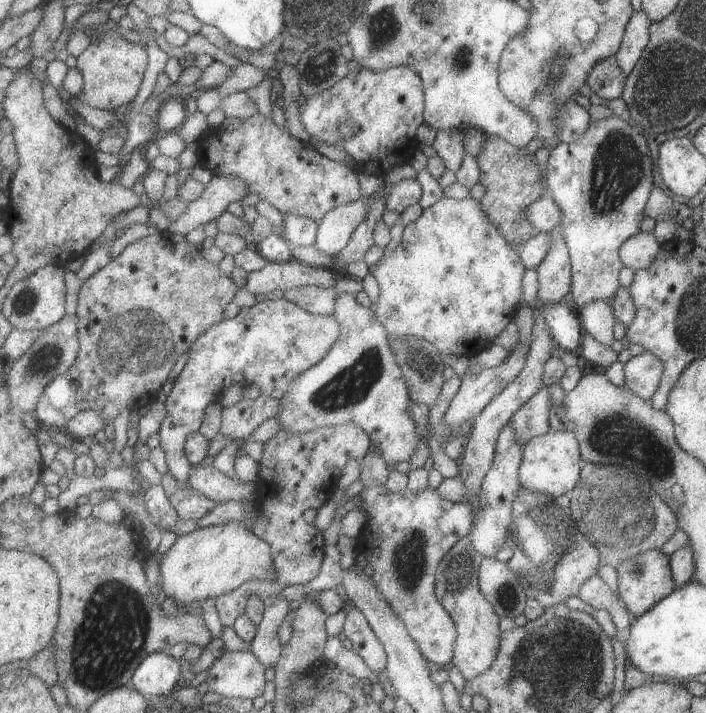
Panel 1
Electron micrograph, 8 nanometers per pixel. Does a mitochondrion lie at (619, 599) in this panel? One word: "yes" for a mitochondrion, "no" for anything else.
no

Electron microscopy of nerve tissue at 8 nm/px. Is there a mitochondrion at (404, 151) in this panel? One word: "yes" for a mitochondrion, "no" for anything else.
no

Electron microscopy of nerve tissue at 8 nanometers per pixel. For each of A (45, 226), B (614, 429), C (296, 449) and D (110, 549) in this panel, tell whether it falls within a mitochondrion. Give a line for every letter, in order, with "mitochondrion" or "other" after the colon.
A: other
B: mitochondrion
C: other
D: other

